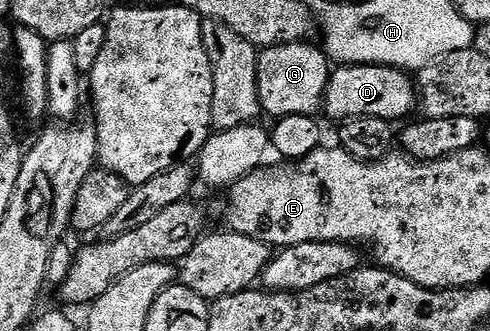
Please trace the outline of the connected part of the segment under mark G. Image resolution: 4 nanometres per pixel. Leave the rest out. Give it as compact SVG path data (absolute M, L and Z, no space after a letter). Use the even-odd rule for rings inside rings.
M304 40L293 44L266 47L260 53L257 64L257 96L259 109L264 115L268 114L271 120L278 120L285 116L312 116L318 115L323 108L323 97L331 79L333 69L326 53L318 45L310 46L310 41Z

